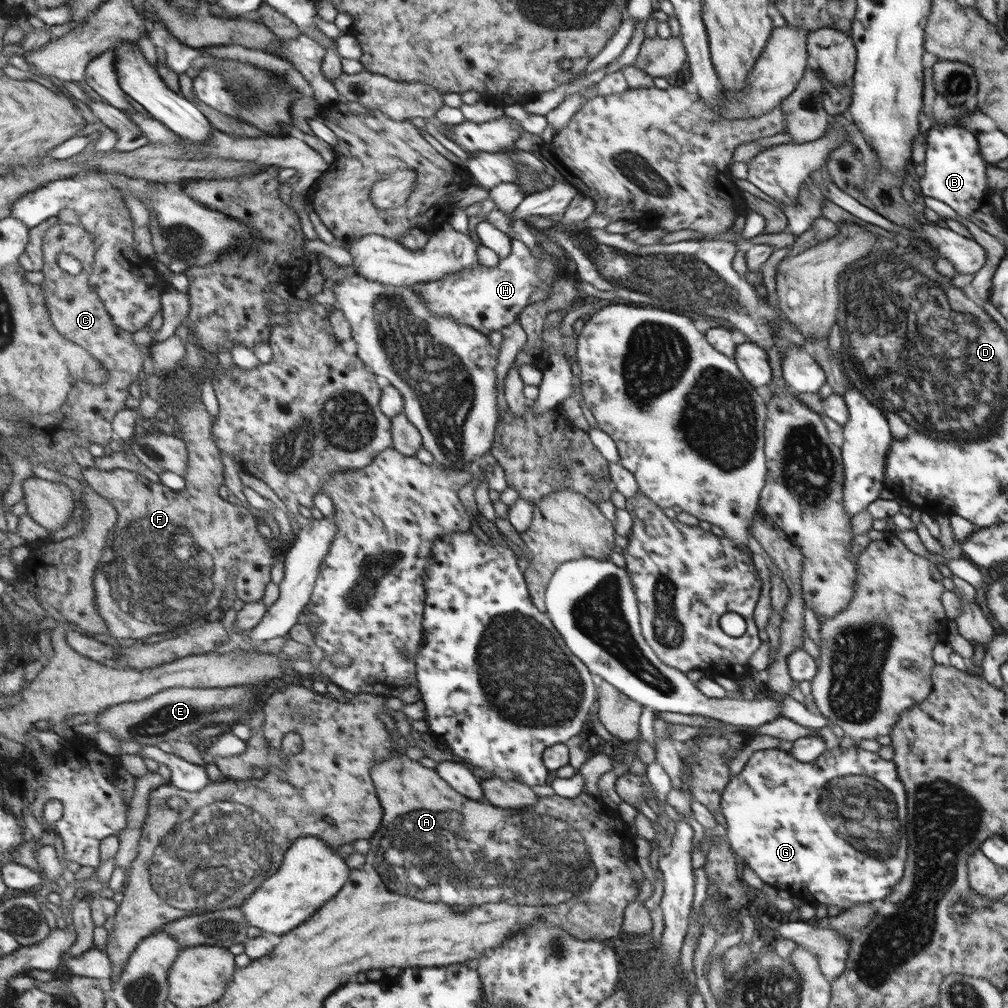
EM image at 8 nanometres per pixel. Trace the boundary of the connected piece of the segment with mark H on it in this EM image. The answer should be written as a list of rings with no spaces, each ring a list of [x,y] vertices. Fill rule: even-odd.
[[[511,239],[510,254],[499,259],[497,265],[474,265],[474,268],[448,274],[444,280],[414,284],[414,289],[435,316],[447,316],[458,324],[489,335],[518,321],[538,287],[538,272],[539,260],[532,255],[530,248],[520,240]]]

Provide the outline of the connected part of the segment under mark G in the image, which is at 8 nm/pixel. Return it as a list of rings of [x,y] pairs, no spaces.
[[[857,745],[825,749],[816,761],[810,763],[798,762],[793,754],[781,748],[757,750],[753,756],[750,756],[738,778],[732,778],[726,785],[720,805],[725,815],[725,822],[728,824],[726,836],[740,863],[745,862],[765,883],[779,890],[781,894],[793,895],[800,898],[802,902],[837,906],[840,912],[855,905],[866,905],[866,903],[878,905],[891,893],[904,874],[909,849],[906,840],[907,792],[902,782],[898,780],[897,764],[884,760],[877,753],[861,749]]]

